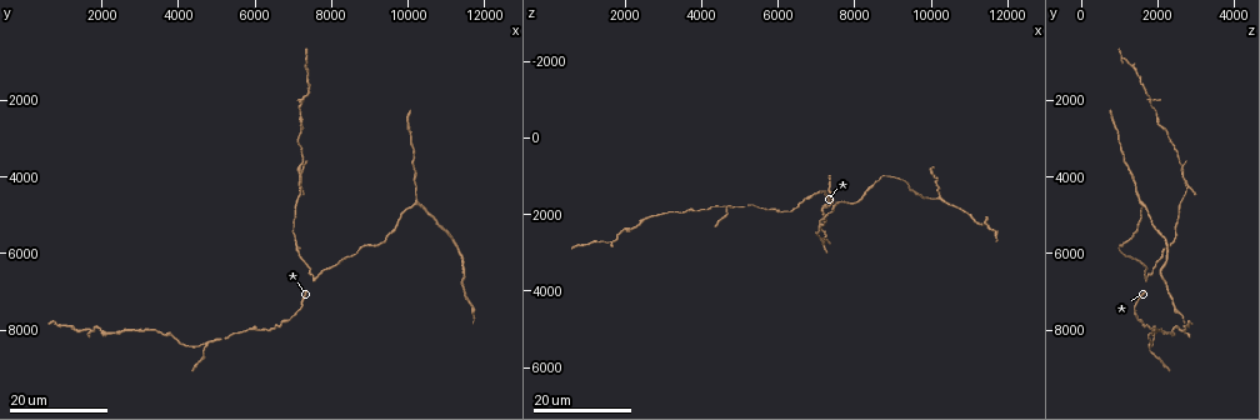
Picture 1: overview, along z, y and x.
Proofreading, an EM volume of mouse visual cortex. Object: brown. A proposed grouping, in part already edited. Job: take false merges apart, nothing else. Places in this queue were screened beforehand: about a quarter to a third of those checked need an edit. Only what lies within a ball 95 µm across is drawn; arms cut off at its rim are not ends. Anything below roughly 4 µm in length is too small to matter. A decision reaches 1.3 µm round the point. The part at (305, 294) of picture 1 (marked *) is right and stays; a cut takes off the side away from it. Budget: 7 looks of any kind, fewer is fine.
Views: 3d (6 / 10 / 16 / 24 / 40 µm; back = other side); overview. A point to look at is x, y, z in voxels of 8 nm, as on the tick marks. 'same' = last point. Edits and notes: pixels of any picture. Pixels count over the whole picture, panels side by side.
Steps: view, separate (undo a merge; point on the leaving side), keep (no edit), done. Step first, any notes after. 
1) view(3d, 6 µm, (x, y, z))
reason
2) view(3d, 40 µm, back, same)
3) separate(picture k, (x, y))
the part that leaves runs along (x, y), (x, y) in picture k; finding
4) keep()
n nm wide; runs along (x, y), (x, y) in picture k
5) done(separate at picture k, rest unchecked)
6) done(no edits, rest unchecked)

view(3d, 16 µm, (7600, 6600, 1700))

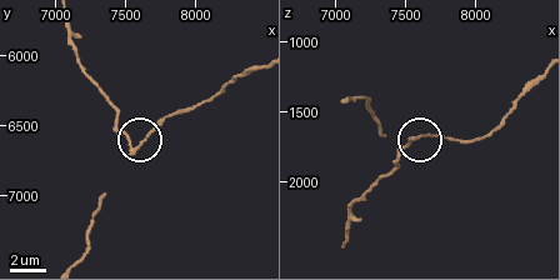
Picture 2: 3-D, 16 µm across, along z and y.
view(3d, 6 µm, (7560, 6660, 1700))
zoom in

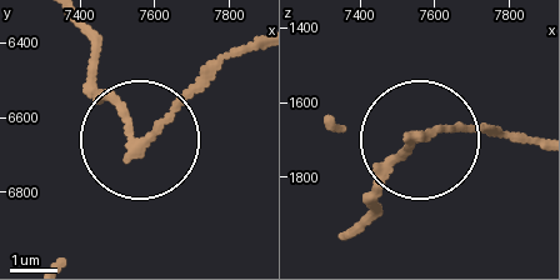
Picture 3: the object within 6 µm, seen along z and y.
separate(picture 3, (100, 91))
the part that leaves runs along (134, 138), (85, 23) in picture 3; two neurons meet here

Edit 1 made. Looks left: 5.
view(3d, 24 µm, (1800, 8100, 2650))
sudden change in width

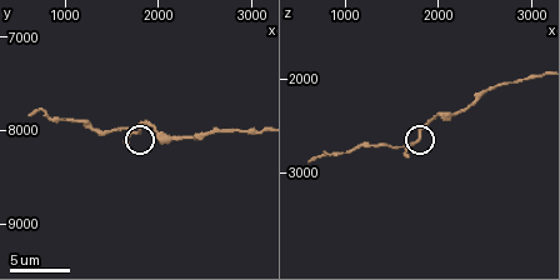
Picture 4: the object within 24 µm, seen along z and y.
view(3d, 10 µm, (1750, 8000, 2650))

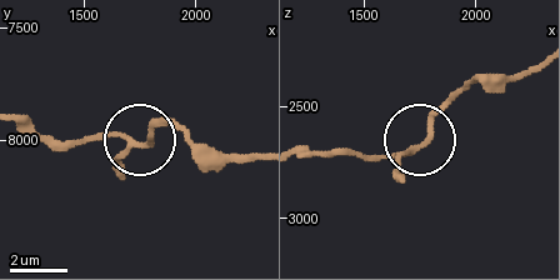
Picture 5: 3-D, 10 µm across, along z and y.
keep()
170 nm wide; all the same neuron

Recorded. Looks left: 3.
done(separate at picture 3, rest unchecked)

